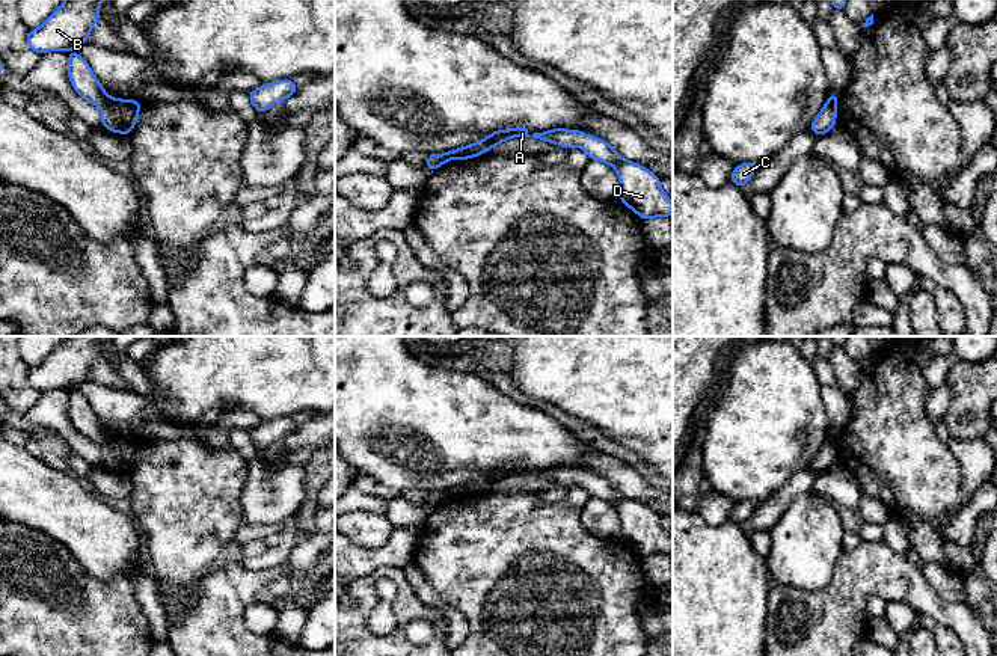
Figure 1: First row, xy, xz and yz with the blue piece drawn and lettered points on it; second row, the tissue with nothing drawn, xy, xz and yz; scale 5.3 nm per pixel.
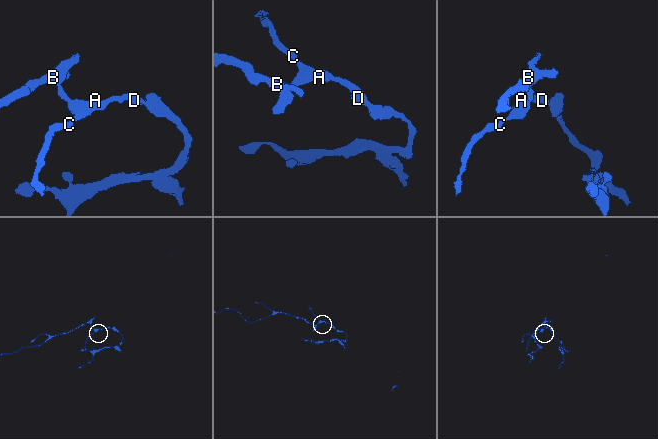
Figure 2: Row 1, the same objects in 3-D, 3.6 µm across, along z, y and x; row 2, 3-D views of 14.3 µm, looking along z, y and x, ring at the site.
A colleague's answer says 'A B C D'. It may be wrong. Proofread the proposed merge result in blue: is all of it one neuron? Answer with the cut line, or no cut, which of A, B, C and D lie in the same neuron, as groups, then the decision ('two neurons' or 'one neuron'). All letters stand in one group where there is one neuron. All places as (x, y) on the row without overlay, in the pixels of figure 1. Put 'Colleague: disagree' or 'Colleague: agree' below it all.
xy (112, 436), (101, 444) | A C D / B | two neurons
Colleague: disagree

